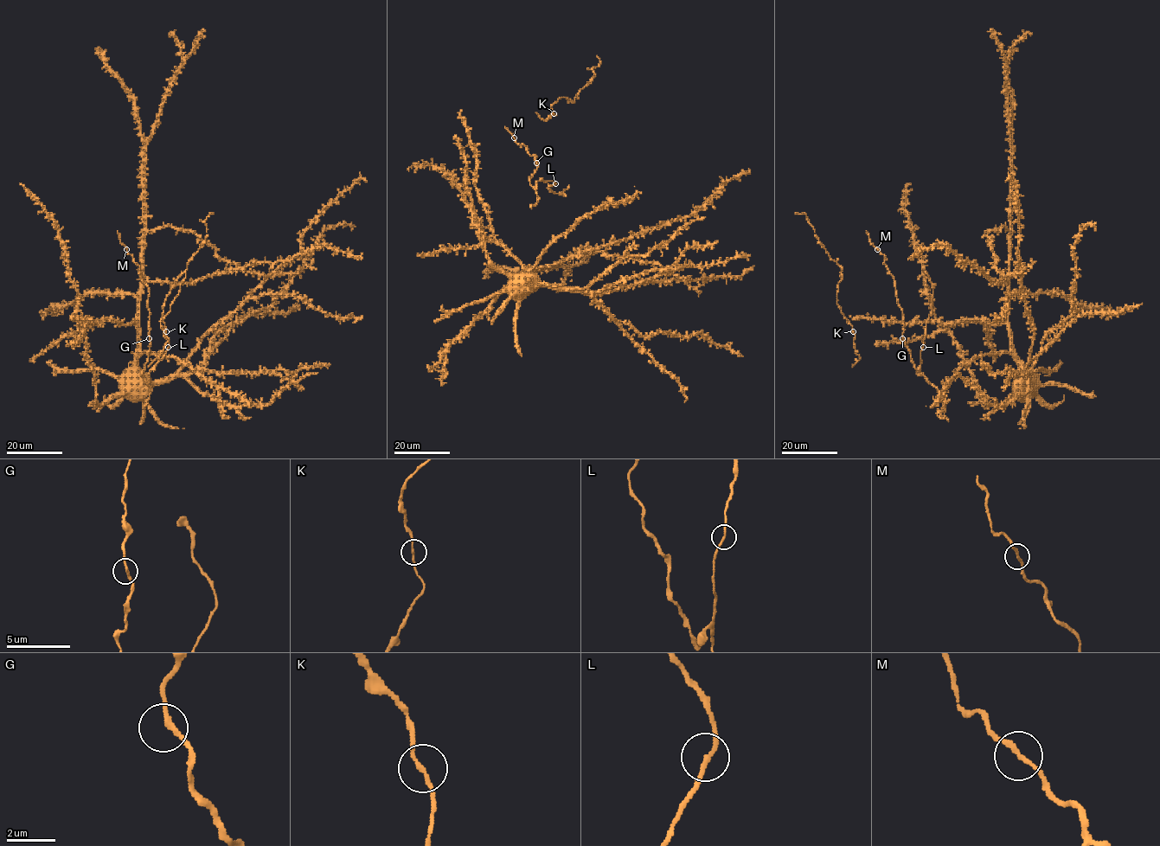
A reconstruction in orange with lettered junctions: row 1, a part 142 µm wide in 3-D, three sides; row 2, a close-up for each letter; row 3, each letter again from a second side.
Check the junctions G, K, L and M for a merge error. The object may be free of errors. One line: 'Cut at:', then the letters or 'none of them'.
Cut at: none of them

